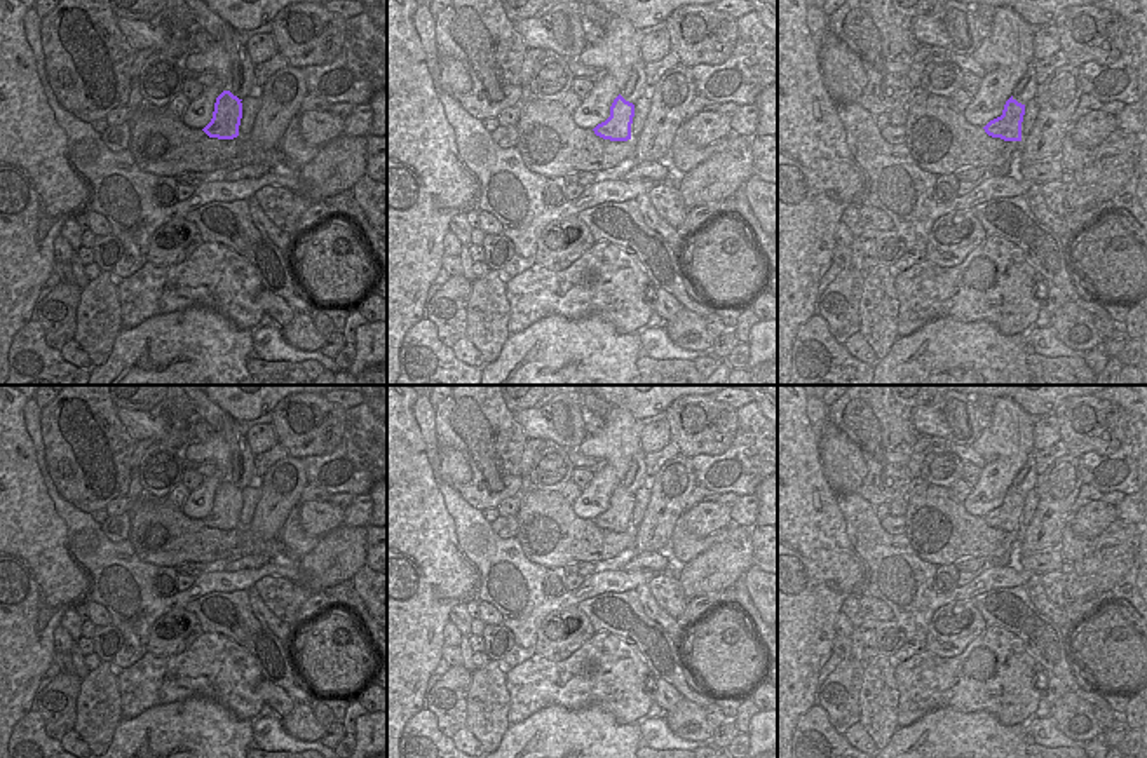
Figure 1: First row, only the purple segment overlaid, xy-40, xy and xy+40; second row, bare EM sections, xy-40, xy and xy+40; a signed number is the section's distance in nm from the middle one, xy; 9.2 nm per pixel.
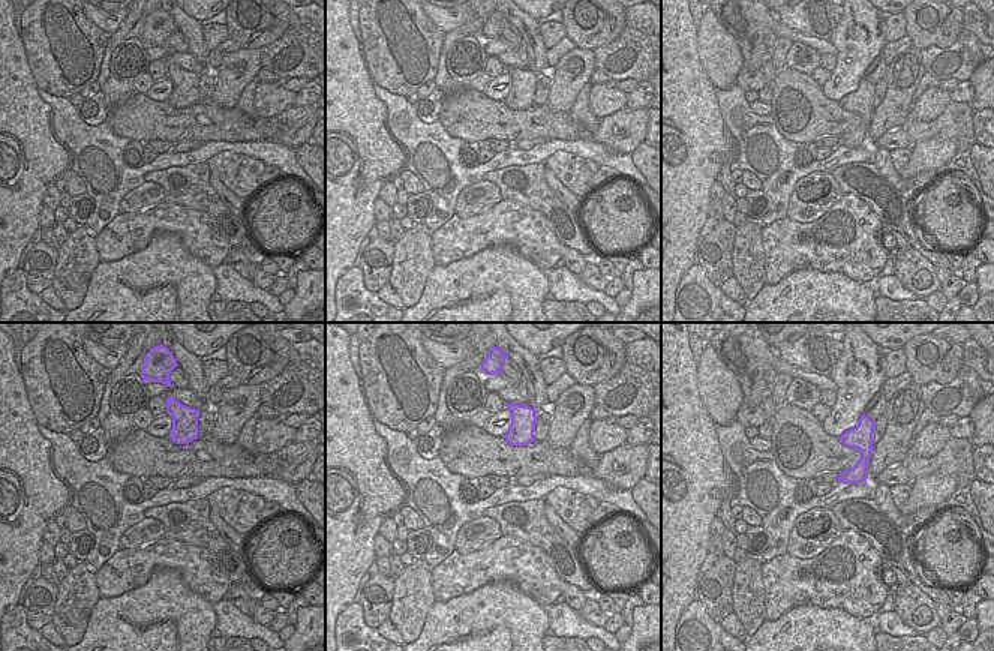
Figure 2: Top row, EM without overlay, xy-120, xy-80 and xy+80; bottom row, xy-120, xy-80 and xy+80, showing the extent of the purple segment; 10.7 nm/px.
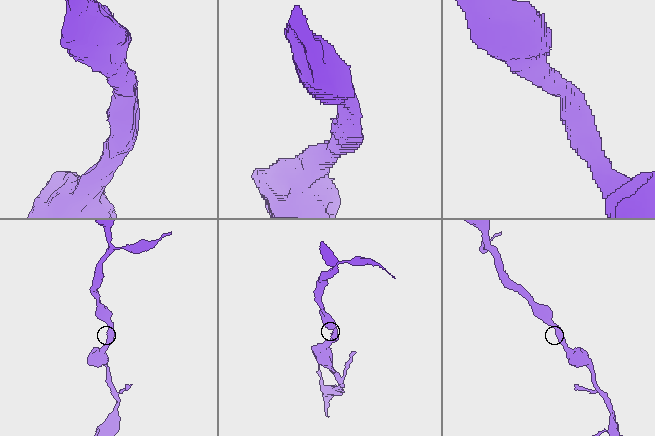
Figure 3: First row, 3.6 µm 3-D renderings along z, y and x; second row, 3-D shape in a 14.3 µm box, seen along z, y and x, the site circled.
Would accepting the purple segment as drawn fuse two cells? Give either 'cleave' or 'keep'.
keep

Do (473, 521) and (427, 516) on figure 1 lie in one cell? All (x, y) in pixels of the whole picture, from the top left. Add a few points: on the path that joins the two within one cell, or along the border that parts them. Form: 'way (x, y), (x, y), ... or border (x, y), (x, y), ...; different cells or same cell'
border (434, 483), (452, 518), (457, 544), (468, 558); different cells

